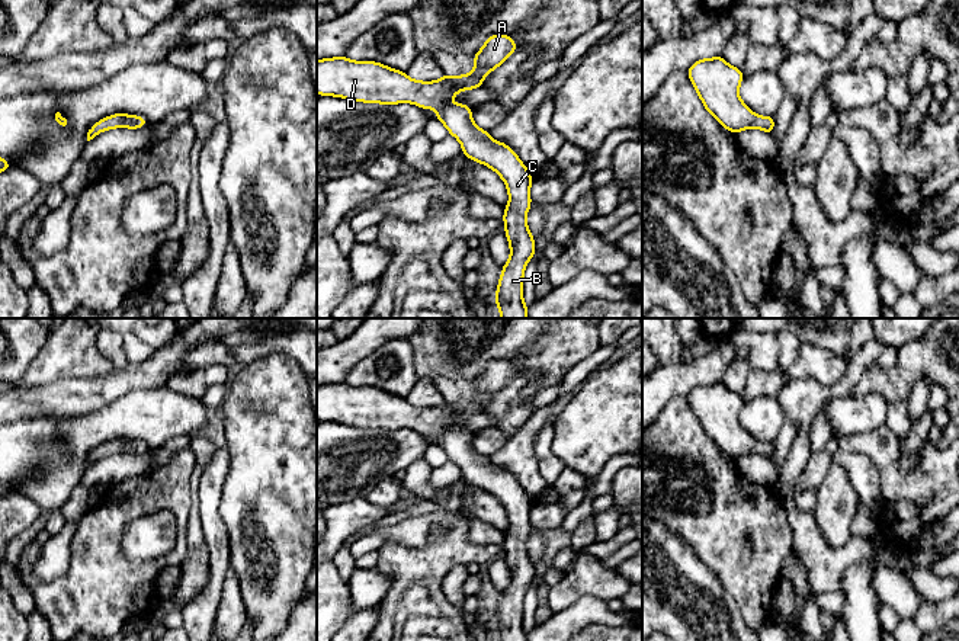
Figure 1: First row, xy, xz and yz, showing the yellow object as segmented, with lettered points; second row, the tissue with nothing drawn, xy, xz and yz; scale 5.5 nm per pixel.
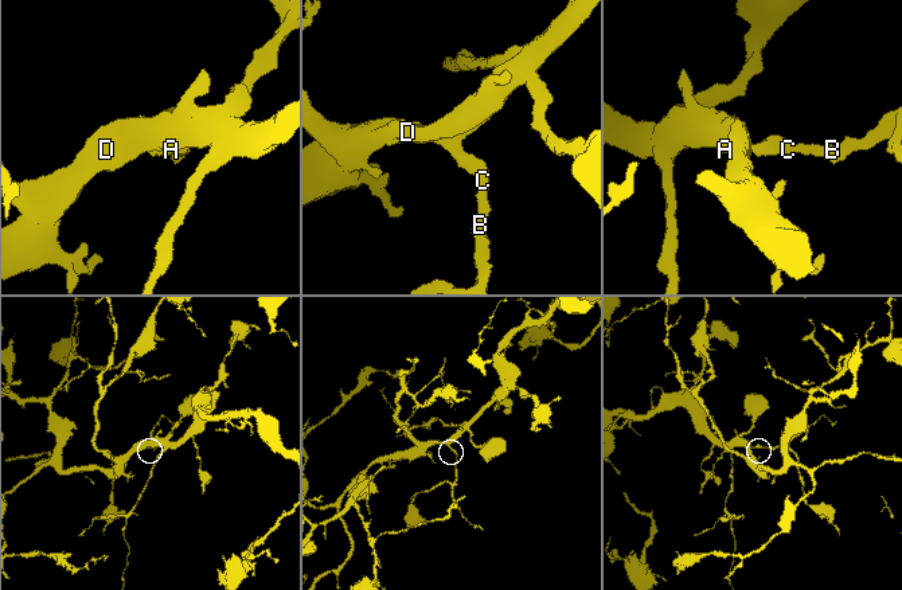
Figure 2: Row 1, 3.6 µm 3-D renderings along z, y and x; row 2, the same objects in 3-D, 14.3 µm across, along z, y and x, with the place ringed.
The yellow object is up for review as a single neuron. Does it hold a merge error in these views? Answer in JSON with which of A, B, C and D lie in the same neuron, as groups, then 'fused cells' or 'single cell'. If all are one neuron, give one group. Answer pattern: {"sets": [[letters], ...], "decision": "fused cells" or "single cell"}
{"sets": [["A", "B", "C", "D"]], "decision": "single cell"}

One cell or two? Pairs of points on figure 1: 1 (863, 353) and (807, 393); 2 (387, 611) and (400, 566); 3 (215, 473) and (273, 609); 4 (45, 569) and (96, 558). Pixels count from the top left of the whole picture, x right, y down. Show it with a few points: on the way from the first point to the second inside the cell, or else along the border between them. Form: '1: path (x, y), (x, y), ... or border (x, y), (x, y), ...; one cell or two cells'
1: path (855, 369), (837, 390), (823, 393); one cell
2: path (391, 599), (400, 585), (400, 577); one cell
3: border (228, 455), (220, 503), (220, 516), (224, 522); two cells
4: border (76, 531), (69, 567), (54, 579), (38, 579); two cells

